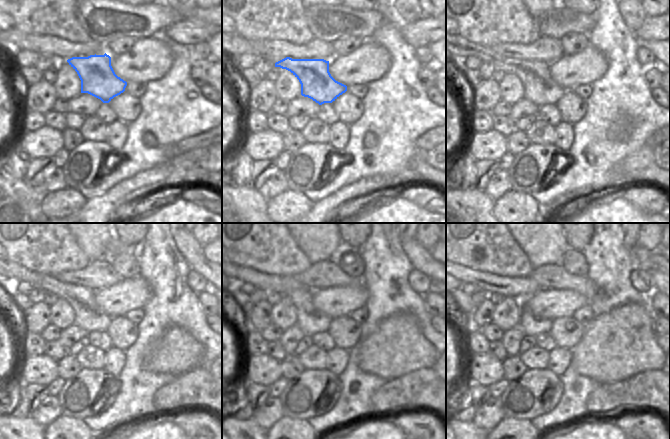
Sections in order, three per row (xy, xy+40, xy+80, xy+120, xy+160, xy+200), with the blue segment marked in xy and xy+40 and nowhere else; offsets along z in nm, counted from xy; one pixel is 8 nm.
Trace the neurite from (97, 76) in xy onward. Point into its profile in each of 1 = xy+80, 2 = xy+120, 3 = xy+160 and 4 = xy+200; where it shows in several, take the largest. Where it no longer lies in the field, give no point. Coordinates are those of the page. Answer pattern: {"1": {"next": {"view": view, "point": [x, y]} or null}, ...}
{"1": {"next": {"view": "xy+80", "point": [540, 89]}}, "2": {"next": {"view": "xy+120", "point": [88, 316]}}, "3": {"next": {"view": "xy+160", "point": [311, 321]}}, "4": {"next": {"view": "xy+200", "point": [531, 325]}}}

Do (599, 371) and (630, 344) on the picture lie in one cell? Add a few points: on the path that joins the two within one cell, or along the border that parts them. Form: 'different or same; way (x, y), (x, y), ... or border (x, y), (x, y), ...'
same; way (607, 363), (622, 348)

